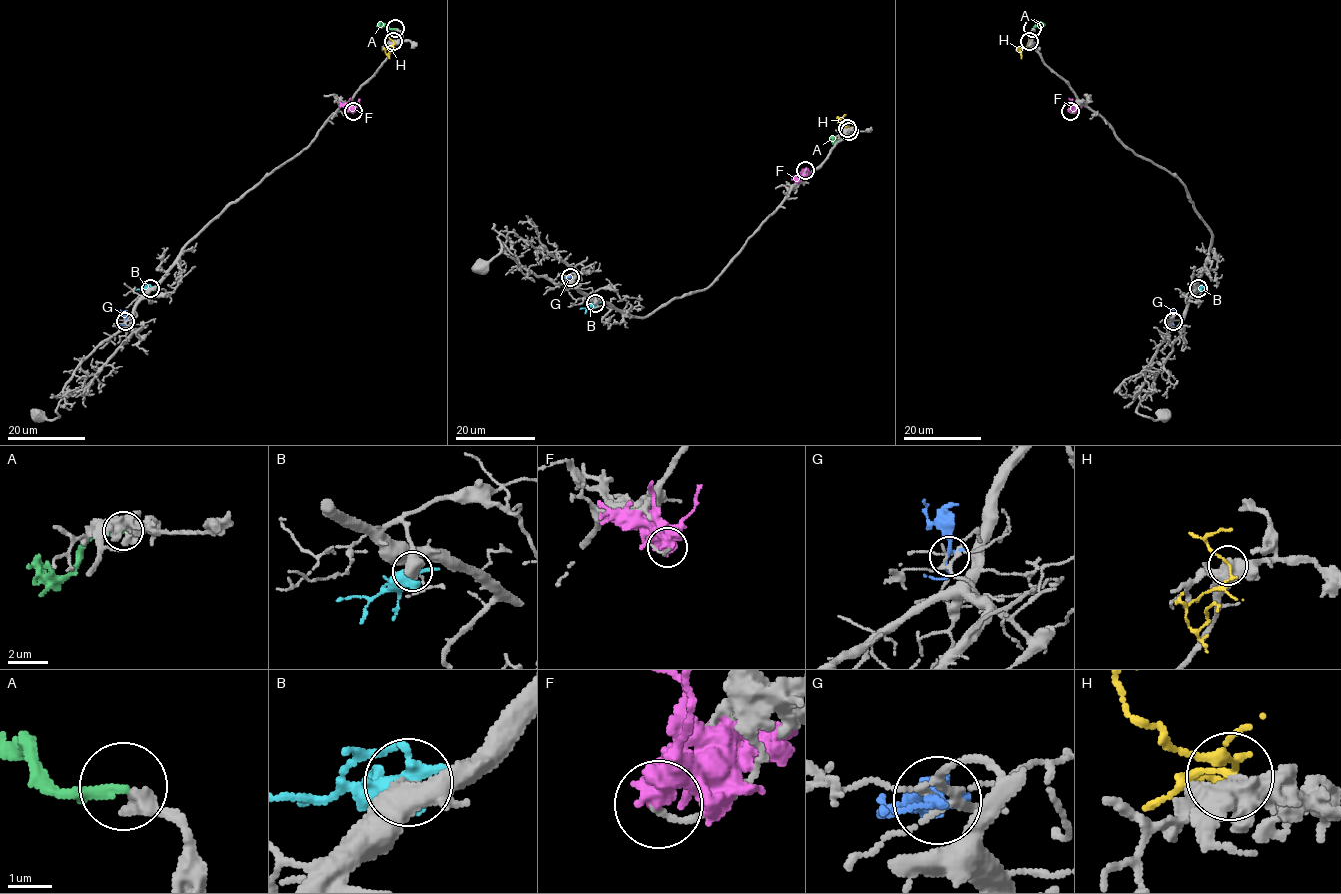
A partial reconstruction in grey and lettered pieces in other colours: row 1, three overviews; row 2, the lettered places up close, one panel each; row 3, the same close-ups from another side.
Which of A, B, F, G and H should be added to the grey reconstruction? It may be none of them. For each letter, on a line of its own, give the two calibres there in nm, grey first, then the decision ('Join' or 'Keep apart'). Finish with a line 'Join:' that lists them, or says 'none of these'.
A: Thickness 400 nm (grey) against 220 nm. Join
B: Thickness 300 nm (grey) against 500 nm. Keep apart
F: Thickness 120 nm (grey) against 600 nm. Keep apart
G: Thickness 150 nm (grey) against 180 nm. Keep apart
H: Thickness 480 nm (grey) against 120 nm. Keep apart
Join: A

